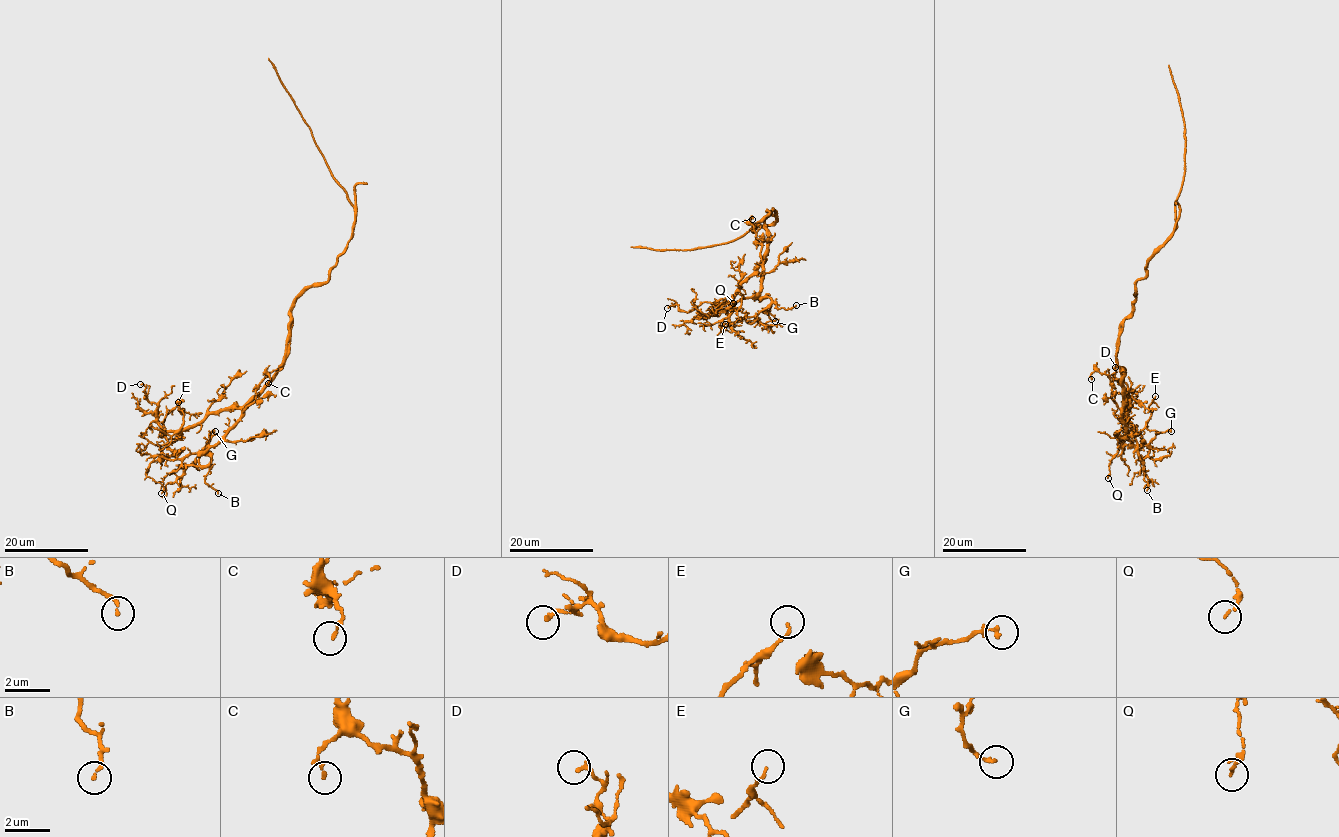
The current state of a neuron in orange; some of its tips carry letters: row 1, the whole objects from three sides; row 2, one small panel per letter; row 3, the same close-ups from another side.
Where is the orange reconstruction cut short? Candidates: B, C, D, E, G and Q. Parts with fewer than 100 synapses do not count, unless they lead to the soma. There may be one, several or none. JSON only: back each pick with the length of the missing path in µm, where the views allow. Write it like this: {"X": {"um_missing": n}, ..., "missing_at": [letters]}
{"missing_at": []}

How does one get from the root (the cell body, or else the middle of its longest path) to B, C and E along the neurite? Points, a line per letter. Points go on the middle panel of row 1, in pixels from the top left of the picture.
B: (755, 228), (754, 231), (753, 225), (769, 231), (761, 296), (770, 298), (776, 308), (790, 309), (796, 305)
C: (755, 228), (754, 231), (753, 225), (769, 231), (769, 249), (762, 260), (762, 245), (754, 242), (752, 219)
E: (755, 228), (769, 230), (770, 242), (760, 264), (732, 295), (728, 324), (720, 330), (725, 324)

